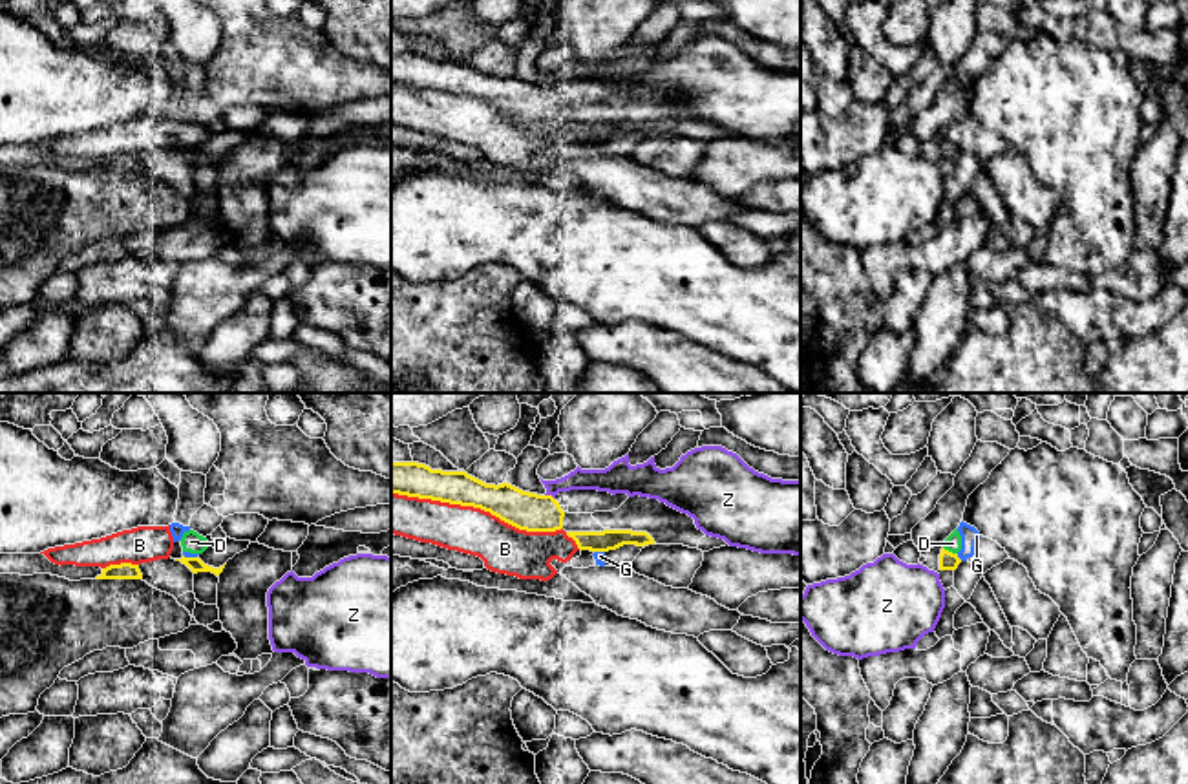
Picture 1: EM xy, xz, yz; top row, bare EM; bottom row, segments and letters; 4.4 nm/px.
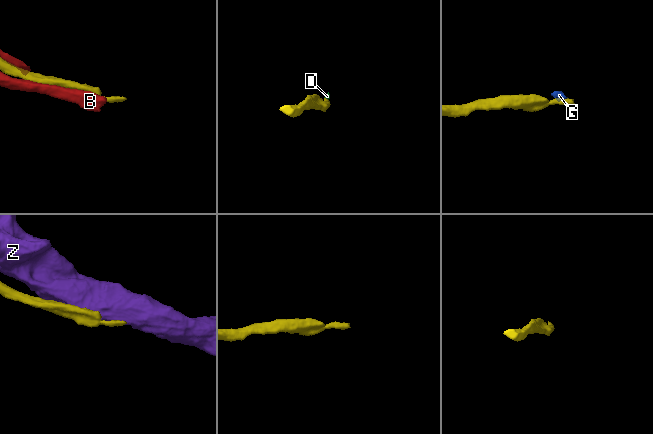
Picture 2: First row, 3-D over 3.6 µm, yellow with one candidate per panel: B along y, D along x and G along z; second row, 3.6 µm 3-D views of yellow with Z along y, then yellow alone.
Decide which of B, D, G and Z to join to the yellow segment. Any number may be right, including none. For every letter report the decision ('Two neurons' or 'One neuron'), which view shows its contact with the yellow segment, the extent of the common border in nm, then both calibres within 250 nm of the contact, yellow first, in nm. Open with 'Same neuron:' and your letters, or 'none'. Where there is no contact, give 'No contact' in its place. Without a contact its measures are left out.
Same neuron: none
B: Two neurons. Touches yellow in xz. Shared border 750 nm. Thickness 170 nm (yellow) against 220 nm
D: Two neurons. Touches yellow in yz. Shared border 70 nm. Thickness 80 nm (yellow) against 80 nm
G: Two neurons. Touches yellow in yz. Shared border 40 nm. Thickness 80 nm (yellow) against 80 nm
Z: Two neurons. Touches yellow in xz. Shared border 50 nm. Thickness 170 nm (yellow) against 100 nm

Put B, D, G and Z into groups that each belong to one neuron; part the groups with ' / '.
B D G / Z

